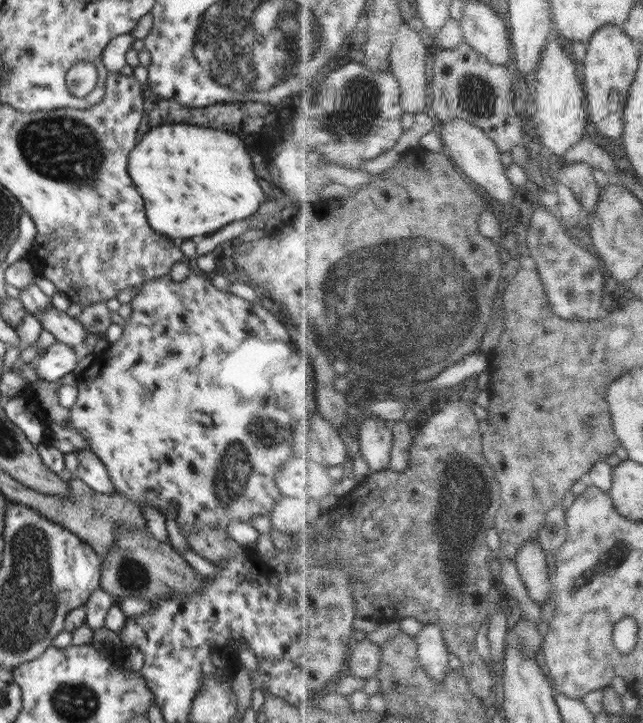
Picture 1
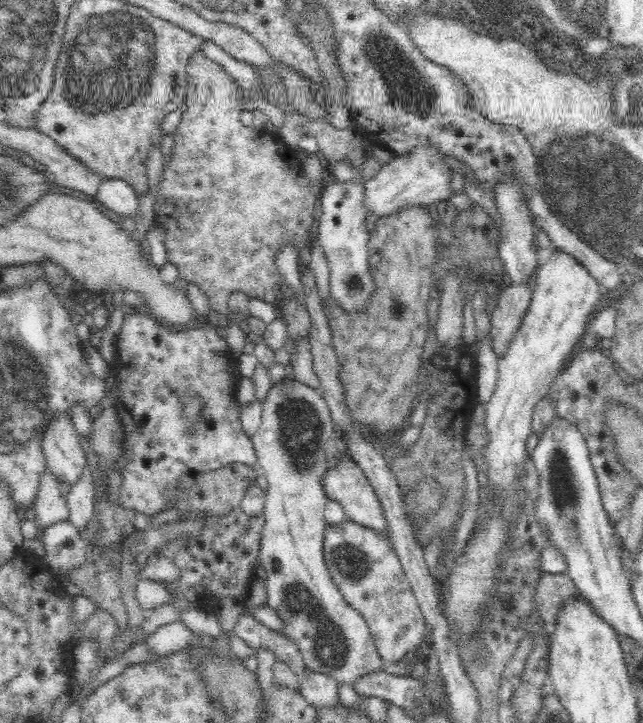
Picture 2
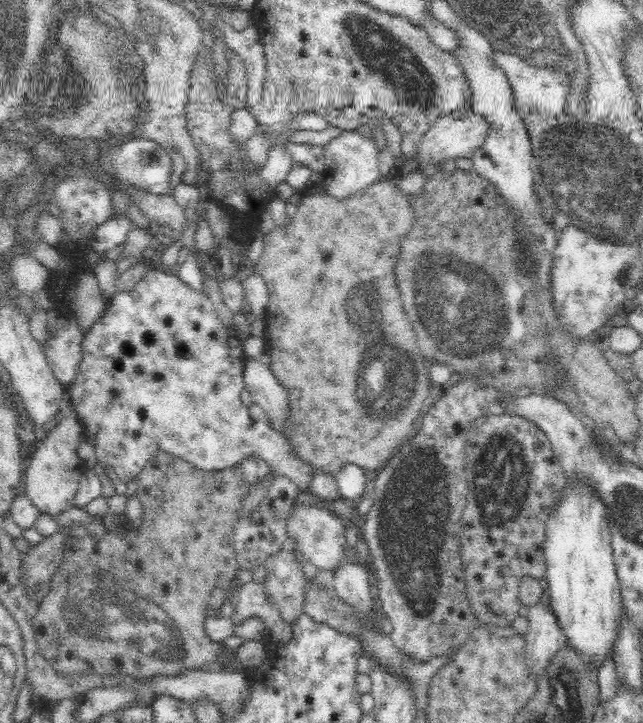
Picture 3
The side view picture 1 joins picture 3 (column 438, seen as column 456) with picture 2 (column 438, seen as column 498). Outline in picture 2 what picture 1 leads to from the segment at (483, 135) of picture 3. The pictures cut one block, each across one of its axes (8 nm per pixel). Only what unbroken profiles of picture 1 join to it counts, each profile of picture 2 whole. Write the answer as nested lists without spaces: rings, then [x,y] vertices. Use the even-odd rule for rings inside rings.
[[[434,142],[416,144],[402,154],[390,152],[386,162],[383,162],[374,174],[374,178],[364,181],[368,210],[372,209],[375,214],[388,214],[406,206],[425,206],[433,202],[442,205],[449,198],[454,171],[446,160],[447,155],[449,154]]]

